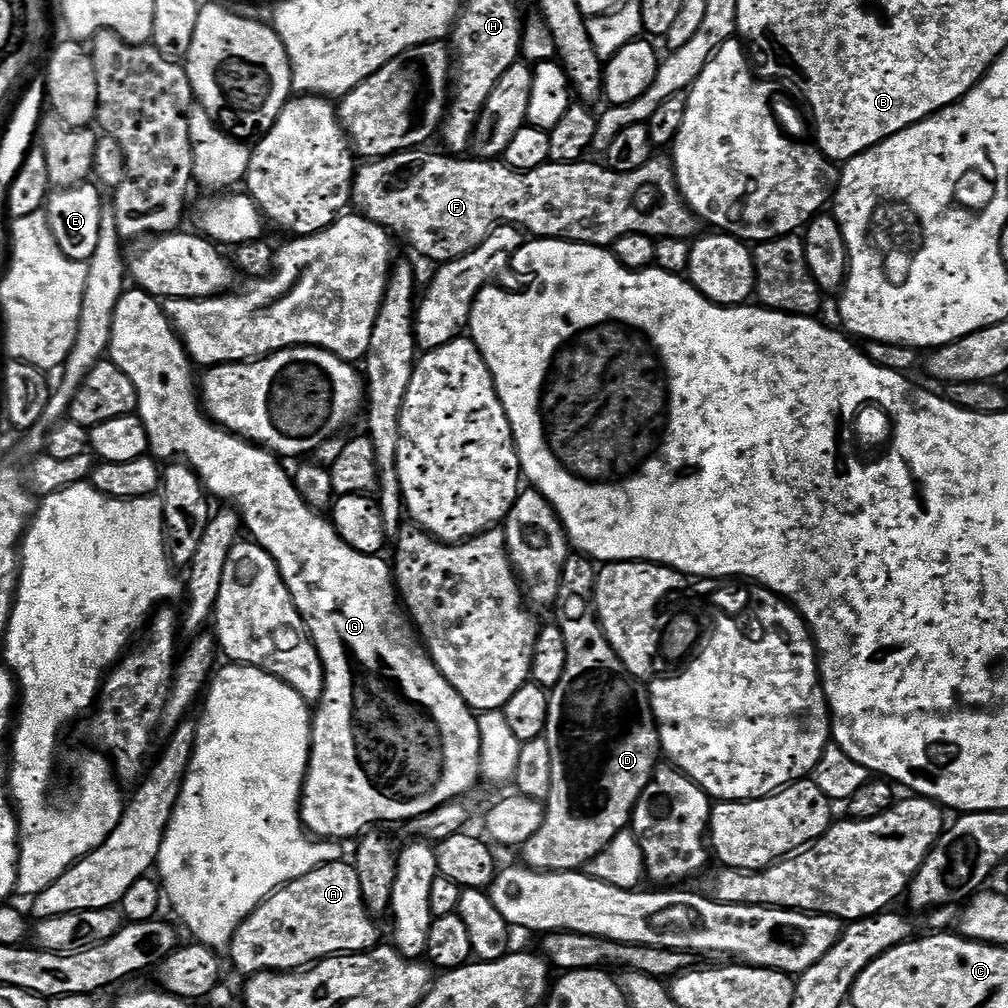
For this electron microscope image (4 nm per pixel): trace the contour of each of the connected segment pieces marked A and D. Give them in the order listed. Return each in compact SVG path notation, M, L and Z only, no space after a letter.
M339 860L333 864L324 864L320 868L315 868L310 874L306 874L302 878L298 878L294 882L284 884L276 892L272 892L263 902L253 910L244 921L238 926L238 930L234 934L230 945L230 953L232 952L232 964L238 971L244 972L245 977L253 976L259 972L295 972L297 970L303 970L318 960L325 960L327 956L346 956L349 954L363 954L379 945L380 932L376 929L377 922L371 912L363 902L362 889L358 882L358 874L356 873L356 867L352 862L345 862Z
M583 554L569 555L566 566L562 570L560 589L556 595L556 603L554 605L554 611L556 611L556 618L554 620L560 627L562 639L565 643L566 664L565 670L562 671L561 680L550 690L548 697L548 720L545 722L543 733L544 739L548 741L550 746L550 794L546 801L544 821L538 830L538 834L534 834L534 838L530 838L522 845L522 853L524 852L523 863L527 867L536 869L539 872L574 872L591 864L592 859L599 852L606 850L606 846L610 846L610 842L614 842L614 838L618 838L618 834L625 831L631 825L632 815L636 809L638 798L642 798L642 790L646 790L650 778L656 773L658 767L656 759L661 759L662 756L660 731L656 728L656 715L652 713L652 698L648 695L647 687L641 681L635 680L626 670L626 666L622 666L618 654L614 654L614 650L602 630L600 619L596 617L597 571L597 565L589 560L587 556Z

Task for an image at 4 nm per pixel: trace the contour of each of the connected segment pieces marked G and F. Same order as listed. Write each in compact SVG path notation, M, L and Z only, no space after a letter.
M143 290L125 291L114 310L112 333L110 334L107 355L118 366L118 370L122 370L122 374L126 374L126 378L130 378L130 382L134 382L134 390L138 394L136 412L139 415L142 426L146 426L149 453L160 462L176 462L181 460L183 463L189 464L196 472L201 483L204 484L209 497L216 499L217 496L218 499L225 500L223 502L225 505L239 511L243 527L246 529L246 532L248 528L249 534L252 535L249 537L259 544L261 548L264 548L270 554L270 558L274 558L274 562L280 571L280 577L283 578L290 590L290 598L294 598L294 606L301 618L304 619L304 624L308 627L308 635L311 636L314 646L318 650L320 661L324 667L324 693L320 703L315 705L314 708L312 718L312 753L308 763L308 773L304 779L304 795L300 797L300 822L304 825L305 829L313 837L323 838L328 842L345 842L344 840L350 839L351 836L354 836L354 838L359 837L365 830L371 829L373 826L380 826L383 820L407 822L413 820L415 816L421 816L430 810L434 810L438 806L449 804L452 800L467 797L469 795L467 792L476 783L481 783L482 780L478 716L461 698L458 690L454 690L454 686L450 686L450 682L446 682L444 675L432 663L431 656L418 643L418 633L411 619L406 615L398 595L393 565L389 561L387 564L383 560L383 555L367 556L366 554L359 553L358 550L352 549L346 542L341 540L333 525L321 513L313 512L310 506L306 506L306 502L298 494L290 472L287 472L280 465L283 463L273 453L269 452L268 449L251 444L250 441L243 440L241 436L234 436L232 433L227 432L225 428L220 427L219 424L214 424L208 419L201 401L198 399L196 389L198 384L197 377L192 377L194 365L188 359L188 352L184 349L183 344L180 342L180 337L176 335L176 331L172 328L172 323L164 317L164 309L157 297Z
M409 150L365 163L355 173L352 181L351 203L354 208L356 204L357 213L380 224L389 233L404 231L413 250L428 260L457 260L467 252L474 252L501 225L511 226L525 233L532 232L528 234L536 238L576 240L579 244L601 246L611 246L626 234L646 234L653 238L668 237L687 242L697 235L698 217L685 204L684 195L676 185L676 169L667 159L651 158L632 173L616 173L600 162L549 162L529 172L513 172L507 164L495 159L462 160L466 158L457 158L452 154L428 156L416 168L420 154L419 151Z

